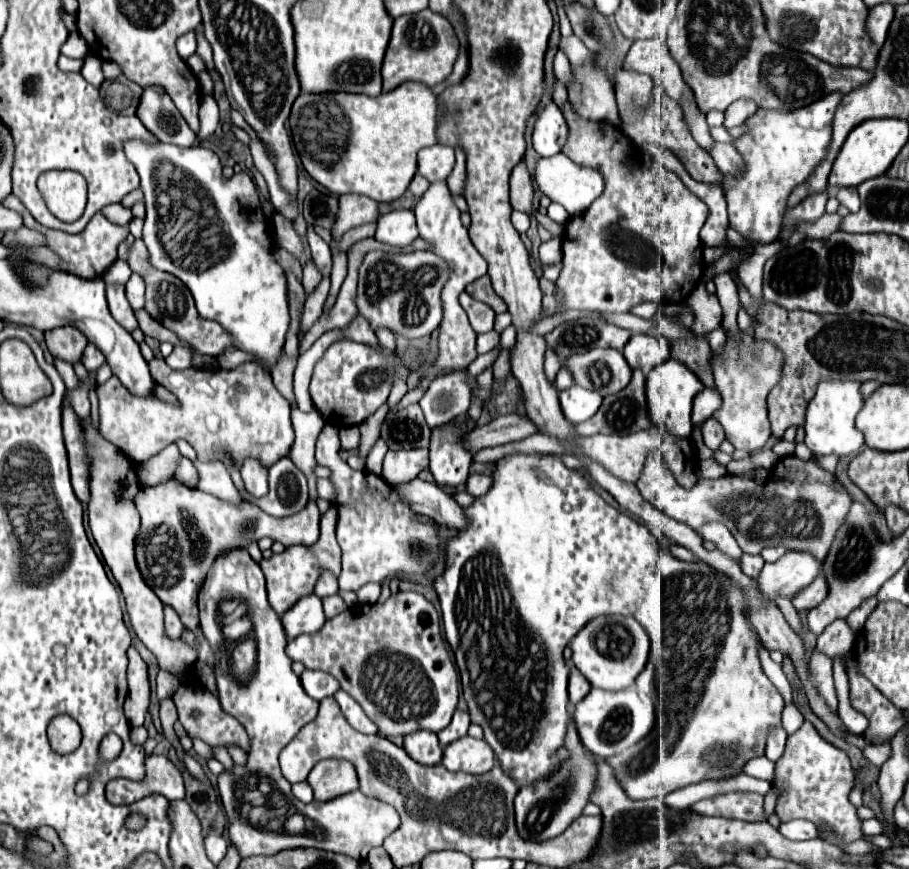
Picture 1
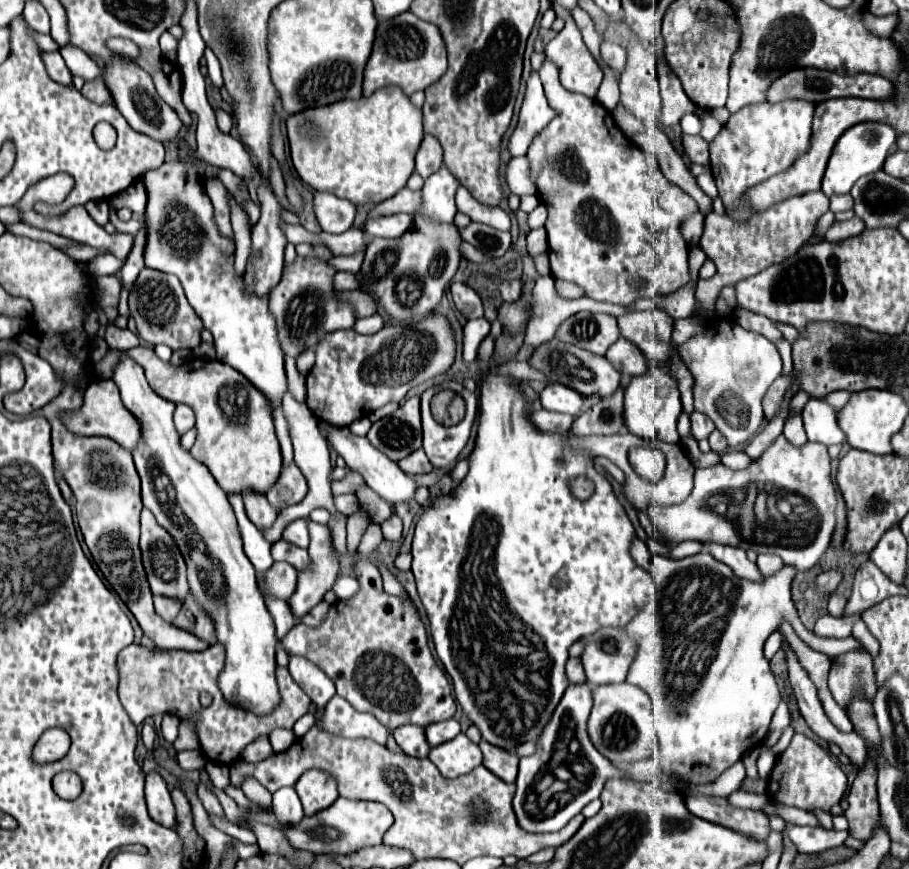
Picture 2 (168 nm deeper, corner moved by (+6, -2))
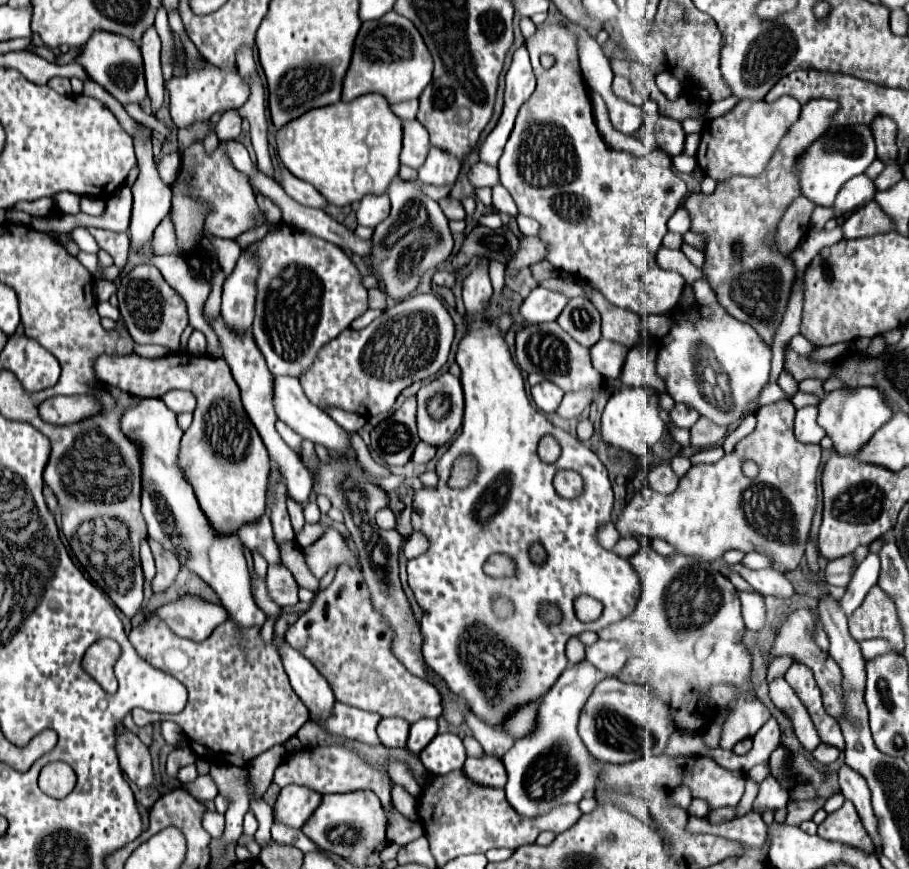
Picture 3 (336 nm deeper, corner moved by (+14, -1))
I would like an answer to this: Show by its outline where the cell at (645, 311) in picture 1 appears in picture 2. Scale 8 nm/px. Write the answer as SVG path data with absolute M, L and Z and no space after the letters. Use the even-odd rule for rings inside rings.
M543 276L535 282L533 286L533 324L529 324L529 332L525 334L525 344L531 346L533 350L539 348L541 344L549 342L555 336L555 330L559 328L559 324L581 312L581 310L589 310L589 312L605 312L611 314L615 318L631 312L625 306L613 306L613 304L601 304L589 298L579 298L579 300L565 300L561 296L557 296L555 286L553 286L553 278L551 276Z

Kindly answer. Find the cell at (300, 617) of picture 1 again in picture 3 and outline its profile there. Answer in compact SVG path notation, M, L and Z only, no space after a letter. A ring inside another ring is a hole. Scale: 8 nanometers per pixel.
M327 529L325 535L313 543L311 547L303 549L309 569L315 577L323 577L331 567L341 567L347 563L353 569L359 569L359 561L355 551L349 547L347 539L337 529Z

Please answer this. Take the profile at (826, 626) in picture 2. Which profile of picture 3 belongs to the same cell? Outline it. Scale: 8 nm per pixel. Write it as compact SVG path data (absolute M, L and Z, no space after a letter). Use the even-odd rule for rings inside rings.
M869 553L861 565L857 567L851 583L847 585L847 593L845 597L841 599L841 607L843 611L849 615L853 609L857 609L865 595L869 593L869 589L877 583L877 577L879 577L879 569L881 569L881 561L879 561L879 555L877 553Z

